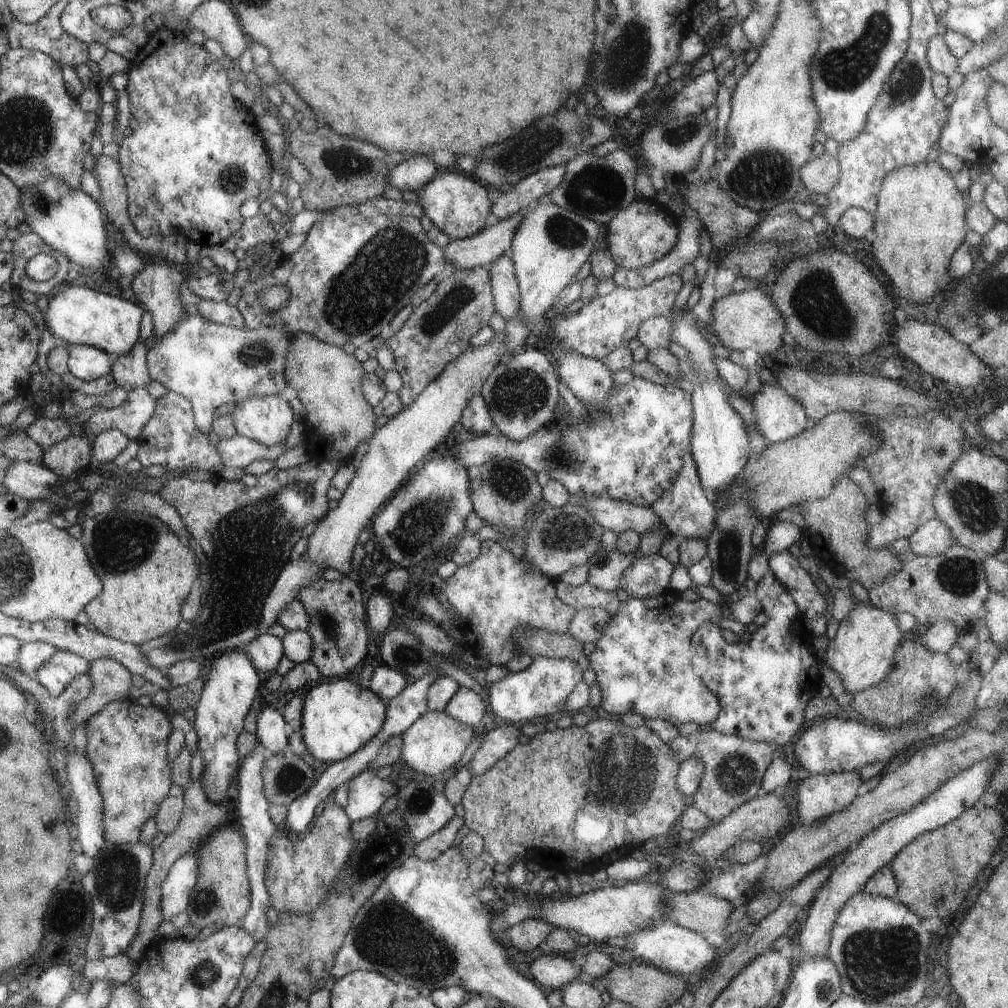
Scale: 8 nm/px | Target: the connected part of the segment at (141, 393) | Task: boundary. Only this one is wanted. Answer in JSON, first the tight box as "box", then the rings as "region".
{"box":[78,387,155,440],"region":[[[143,387],[134,388],[119,406],[101,410],[95,408],[78,429],[89,438],[107,429],[119,429],[128,440],[135,439],[154,411],[155,401]]]}

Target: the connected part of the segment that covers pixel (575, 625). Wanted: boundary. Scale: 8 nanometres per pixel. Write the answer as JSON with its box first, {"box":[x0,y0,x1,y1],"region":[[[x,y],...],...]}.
{"box":[567,607,612,644],"region":[[[601,607],[576,609],[570,618],[567,633],[582,644],[594,643],[611,619],[612,614]]]}

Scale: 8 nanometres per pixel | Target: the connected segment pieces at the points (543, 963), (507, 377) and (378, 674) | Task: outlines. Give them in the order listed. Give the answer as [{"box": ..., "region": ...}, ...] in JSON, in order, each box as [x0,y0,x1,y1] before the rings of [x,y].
[{"box":[530,953,582,989],"region":[[[550,953],[542,954],[538,958],[534,959],[530,970],[533,976],[533,982],[539,984],[539,986],[543,986],[543,988],[552,988],[559,989],[563,985],[574,981],[575,979],[582,978],[582,972],[580,967],[571,963],[569,960],[573,959],[570,957],[569,959],[563,957],[562,955],[553,955]]]},{"box":[479,347,562,440],"region":[[[523,347],[515,352],[513,359],[491,369],[481,385],[479,398],[498,433],[509,440],[521,440],[552,422],[562,403],[557,394],[558,381],[549,360],[540,350]]]},{"box":[369,664,408,704],"region":[[[385,664],[373,669],[369,678],[369,689],[376,694],[381,702],[387,704],[395,695],[398,695],[406,686],[408,680],[404,674]]]}]

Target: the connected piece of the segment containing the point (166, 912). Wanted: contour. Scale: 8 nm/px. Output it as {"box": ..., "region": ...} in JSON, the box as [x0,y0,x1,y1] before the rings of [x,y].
{"box":[160,850,198,921],"region":[[[195,850],[177,858],[160,886],[160,915],[162,921],[184,912],[188,894],[195,886],[198,873],[198,854]]]}

